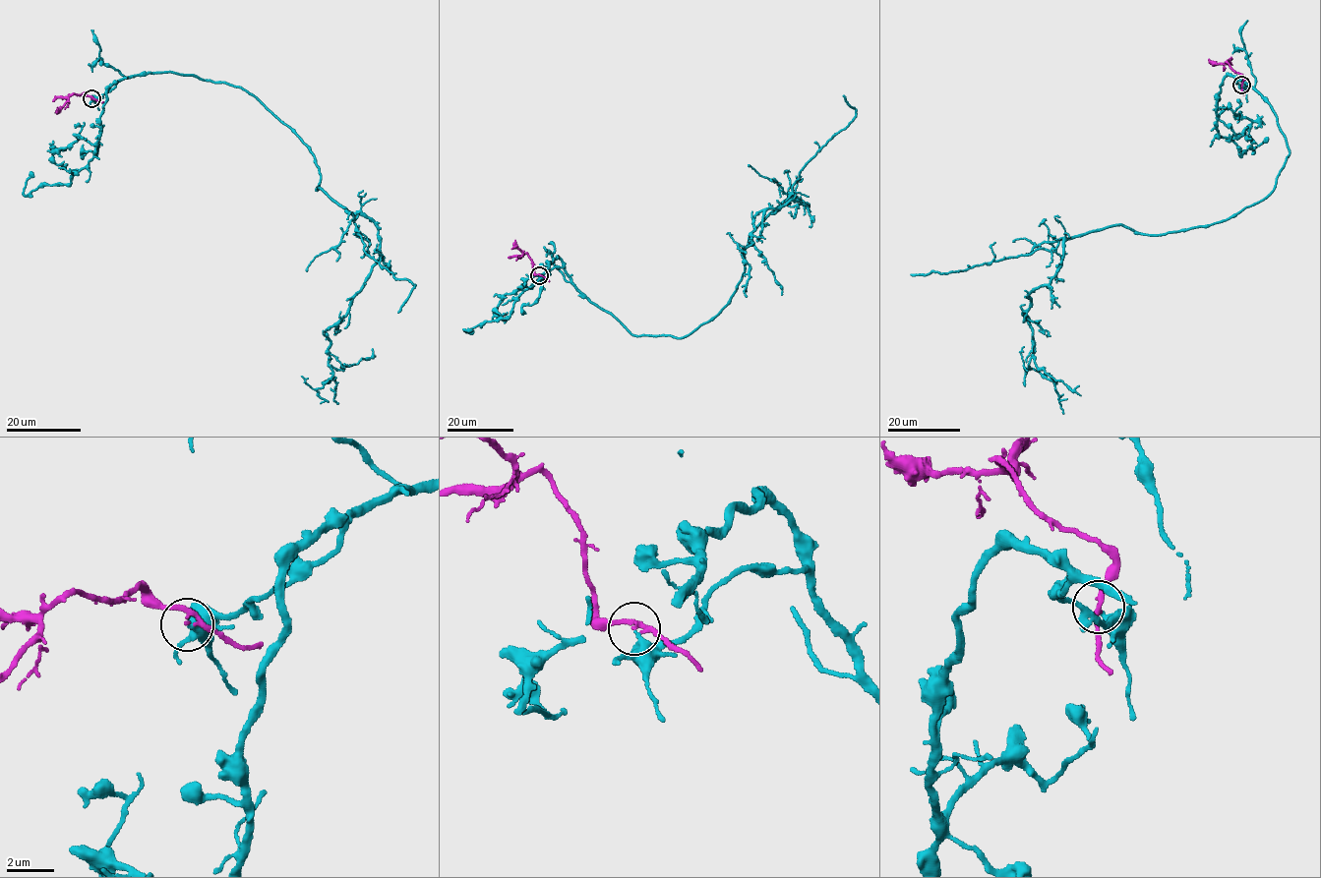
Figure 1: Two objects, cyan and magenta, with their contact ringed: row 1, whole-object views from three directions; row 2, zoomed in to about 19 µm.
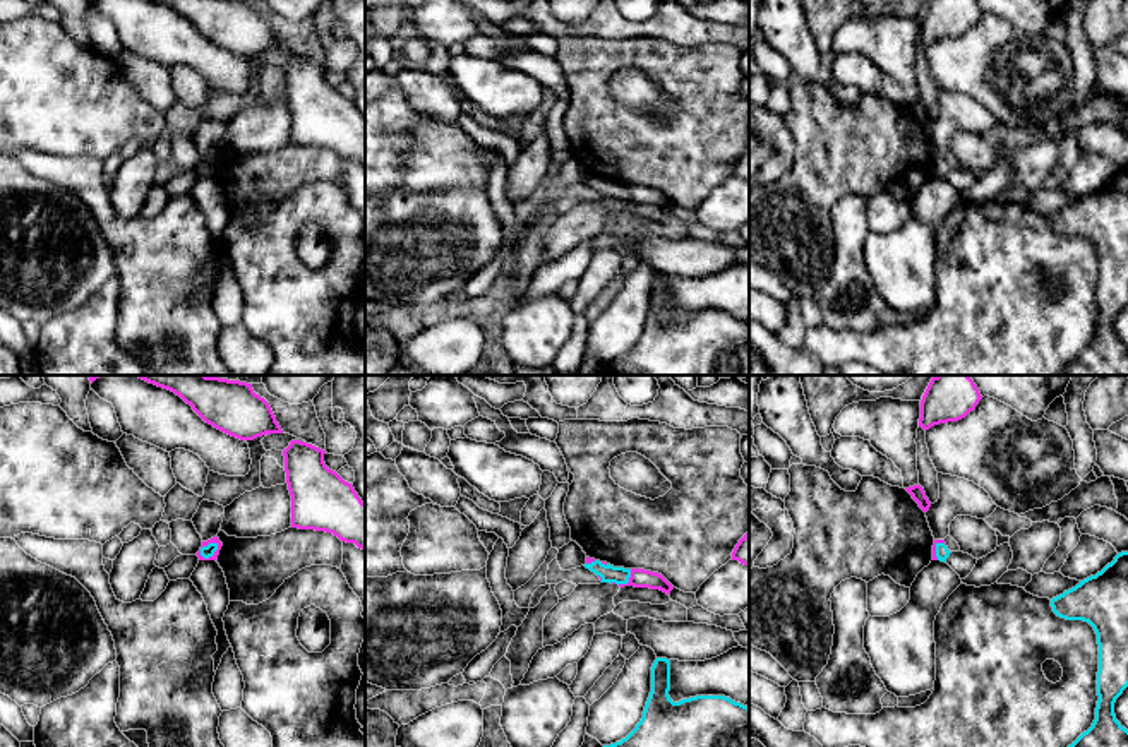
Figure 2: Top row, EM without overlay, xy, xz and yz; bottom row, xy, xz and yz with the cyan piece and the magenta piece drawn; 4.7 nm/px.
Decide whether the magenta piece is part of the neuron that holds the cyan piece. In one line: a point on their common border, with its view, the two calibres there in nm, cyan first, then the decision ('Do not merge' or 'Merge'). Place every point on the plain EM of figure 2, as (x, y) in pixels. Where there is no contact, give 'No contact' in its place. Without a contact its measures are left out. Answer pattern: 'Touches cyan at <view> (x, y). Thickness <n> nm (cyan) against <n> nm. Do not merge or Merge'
Touches cyan at xy (208, 161). Thickness 60 nm (cyan) against 30 nm. Do not merge

